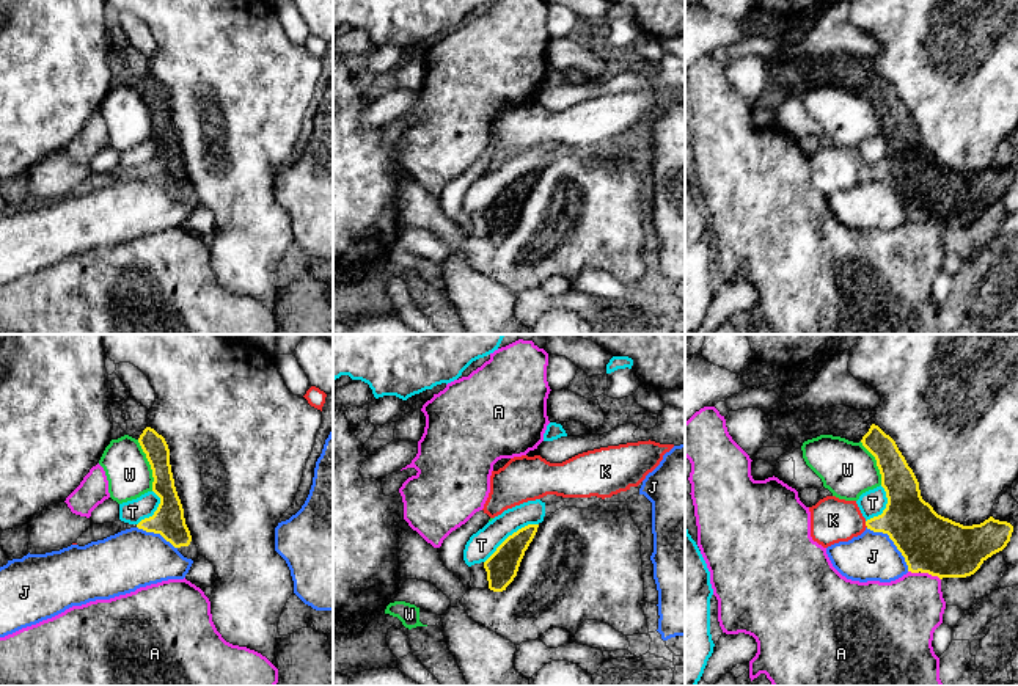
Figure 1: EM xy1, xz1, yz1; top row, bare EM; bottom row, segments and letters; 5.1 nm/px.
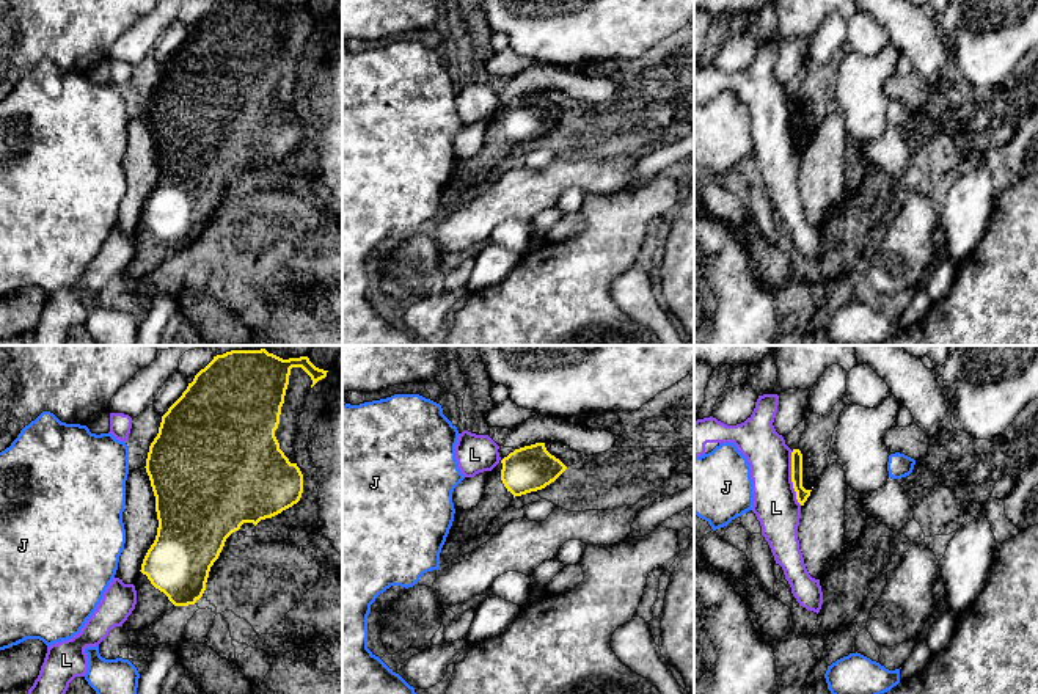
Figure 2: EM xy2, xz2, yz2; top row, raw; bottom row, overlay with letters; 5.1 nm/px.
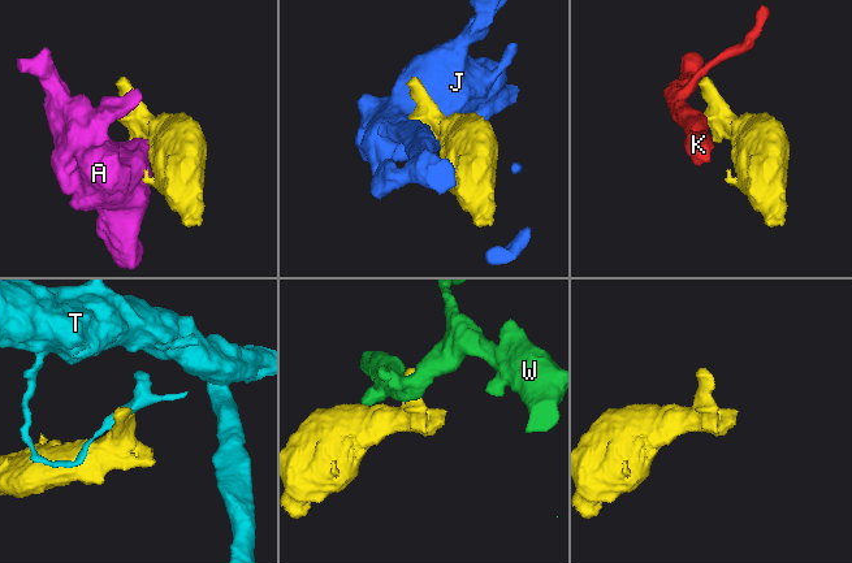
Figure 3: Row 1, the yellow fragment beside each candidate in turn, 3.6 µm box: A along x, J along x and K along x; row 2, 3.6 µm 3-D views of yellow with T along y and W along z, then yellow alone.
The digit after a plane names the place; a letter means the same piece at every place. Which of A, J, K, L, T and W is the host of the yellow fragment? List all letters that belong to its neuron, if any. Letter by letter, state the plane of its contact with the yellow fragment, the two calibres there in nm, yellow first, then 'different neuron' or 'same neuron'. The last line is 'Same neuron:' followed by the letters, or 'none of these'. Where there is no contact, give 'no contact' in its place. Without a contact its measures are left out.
A: contact in yz1; calibres 300 and 360 nm; different neuron
J: contact in yz1; calibres 300 and 260 nm; different neuron
K: contact in yz1; calibres 260 and 240 nm; different neuron
L: contact in yz2; calibres 60 and 220 nm; different neuron
T: contact in xz1; calibres 170 and 140 nm; different neuron
W: contact in xy1; calibres 120 and 240 nm; different neuron
Same neuron: none of these

